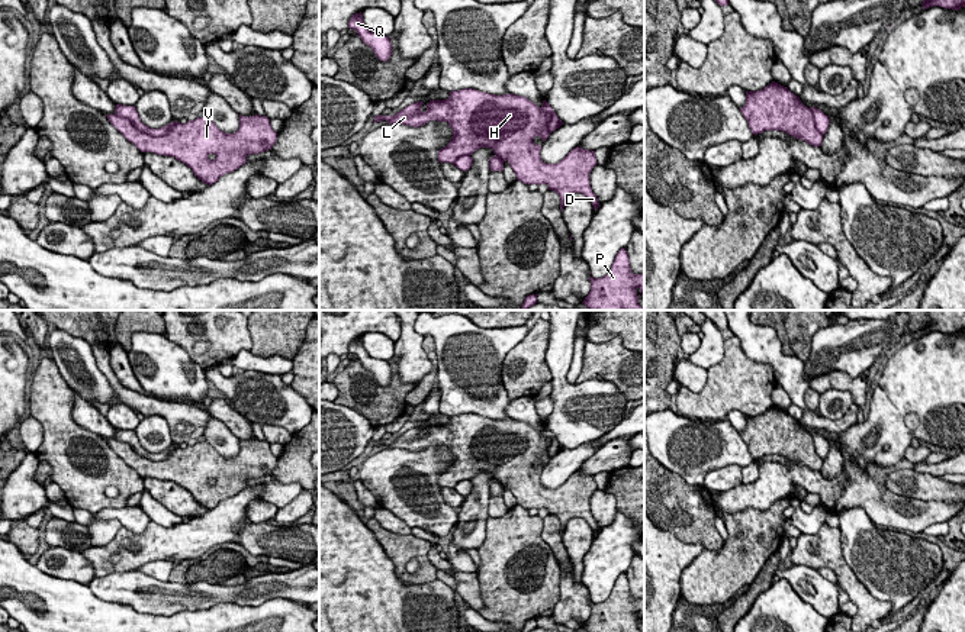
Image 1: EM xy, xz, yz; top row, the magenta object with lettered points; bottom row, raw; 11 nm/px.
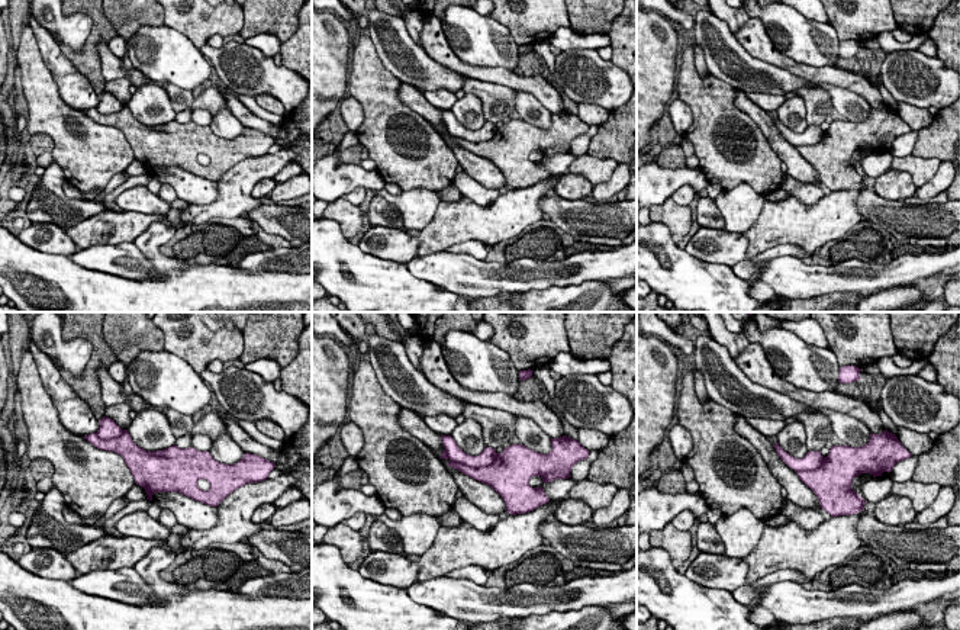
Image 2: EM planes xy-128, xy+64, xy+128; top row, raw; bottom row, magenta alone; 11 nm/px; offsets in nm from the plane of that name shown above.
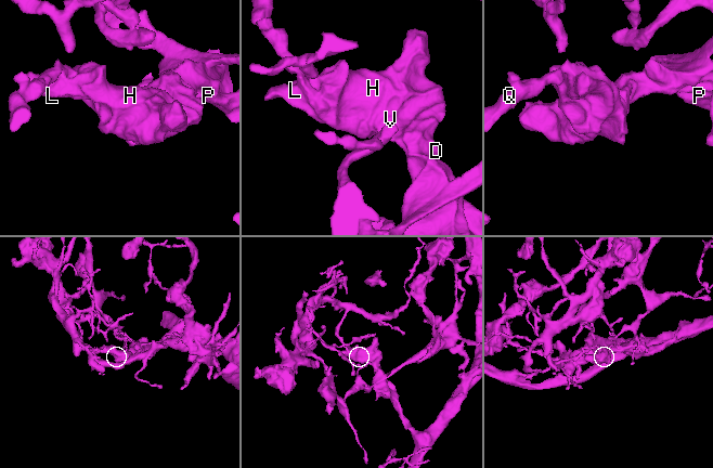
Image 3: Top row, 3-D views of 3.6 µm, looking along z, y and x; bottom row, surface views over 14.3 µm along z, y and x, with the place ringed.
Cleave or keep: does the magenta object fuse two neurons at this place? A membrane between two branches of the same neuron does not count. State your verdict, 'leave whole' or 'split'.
split

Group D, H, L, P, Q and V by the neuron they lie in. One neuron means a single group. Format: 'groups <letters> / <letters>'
groups D H L P V / Q

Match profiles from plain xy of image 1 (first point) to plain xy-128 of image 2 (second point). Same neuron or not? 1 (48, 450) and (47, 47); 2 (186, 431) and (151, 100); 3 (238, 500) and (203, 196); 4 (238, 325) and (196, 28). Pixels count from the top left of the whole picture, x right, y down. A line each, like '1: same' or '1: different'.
1: different
2: different
3: different
4: same

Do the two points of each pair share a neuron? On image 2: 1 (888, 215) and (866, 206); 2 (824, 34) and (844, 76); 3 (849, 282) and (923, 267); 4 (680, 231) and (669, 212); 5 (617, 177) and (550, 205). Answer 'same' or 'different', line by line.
1: same
2: different
3: same
4: same
5: different

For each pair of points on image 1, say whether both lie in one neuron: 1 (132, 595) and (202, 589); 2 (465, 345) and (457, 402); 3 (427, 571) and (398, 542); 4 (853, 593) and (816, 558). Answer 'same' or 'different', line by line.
1: same
2: same
3: same
4: same

